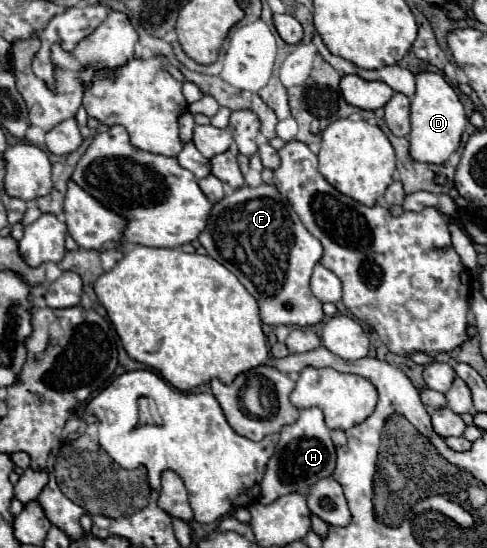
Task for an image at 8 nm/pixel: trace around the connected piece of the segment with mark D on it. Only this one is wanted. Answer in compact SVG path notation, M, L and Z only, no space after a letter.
M418 72L416 76L416 94L412 98L410 108L410 154L414 160L420 162L446 162L452 152L458 150L460 138L464 132L464 126L468 122L468 116L464 112L464 106L456 94L456 90L446 82L446 78L438 72Z

